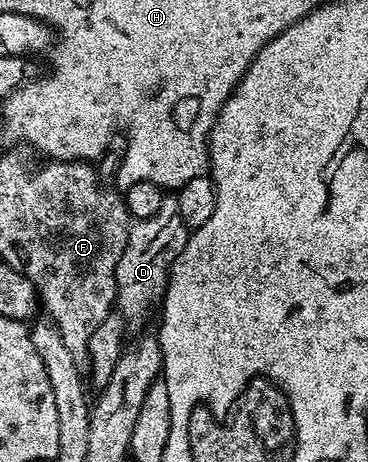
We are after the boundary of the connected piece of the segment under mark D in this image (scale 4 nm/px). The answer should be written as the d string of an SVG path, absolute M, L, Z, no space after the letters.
M165 196L158 215L150 219L136 221L128 230L126 247L122 259L118 259L116 272L115 308L124 316L129 326L140 325L148 317L152 304L163 302L168 286L168 276L172 274L172 264L178 259L182 247L186 247L190 230L182 223L175 196Z

